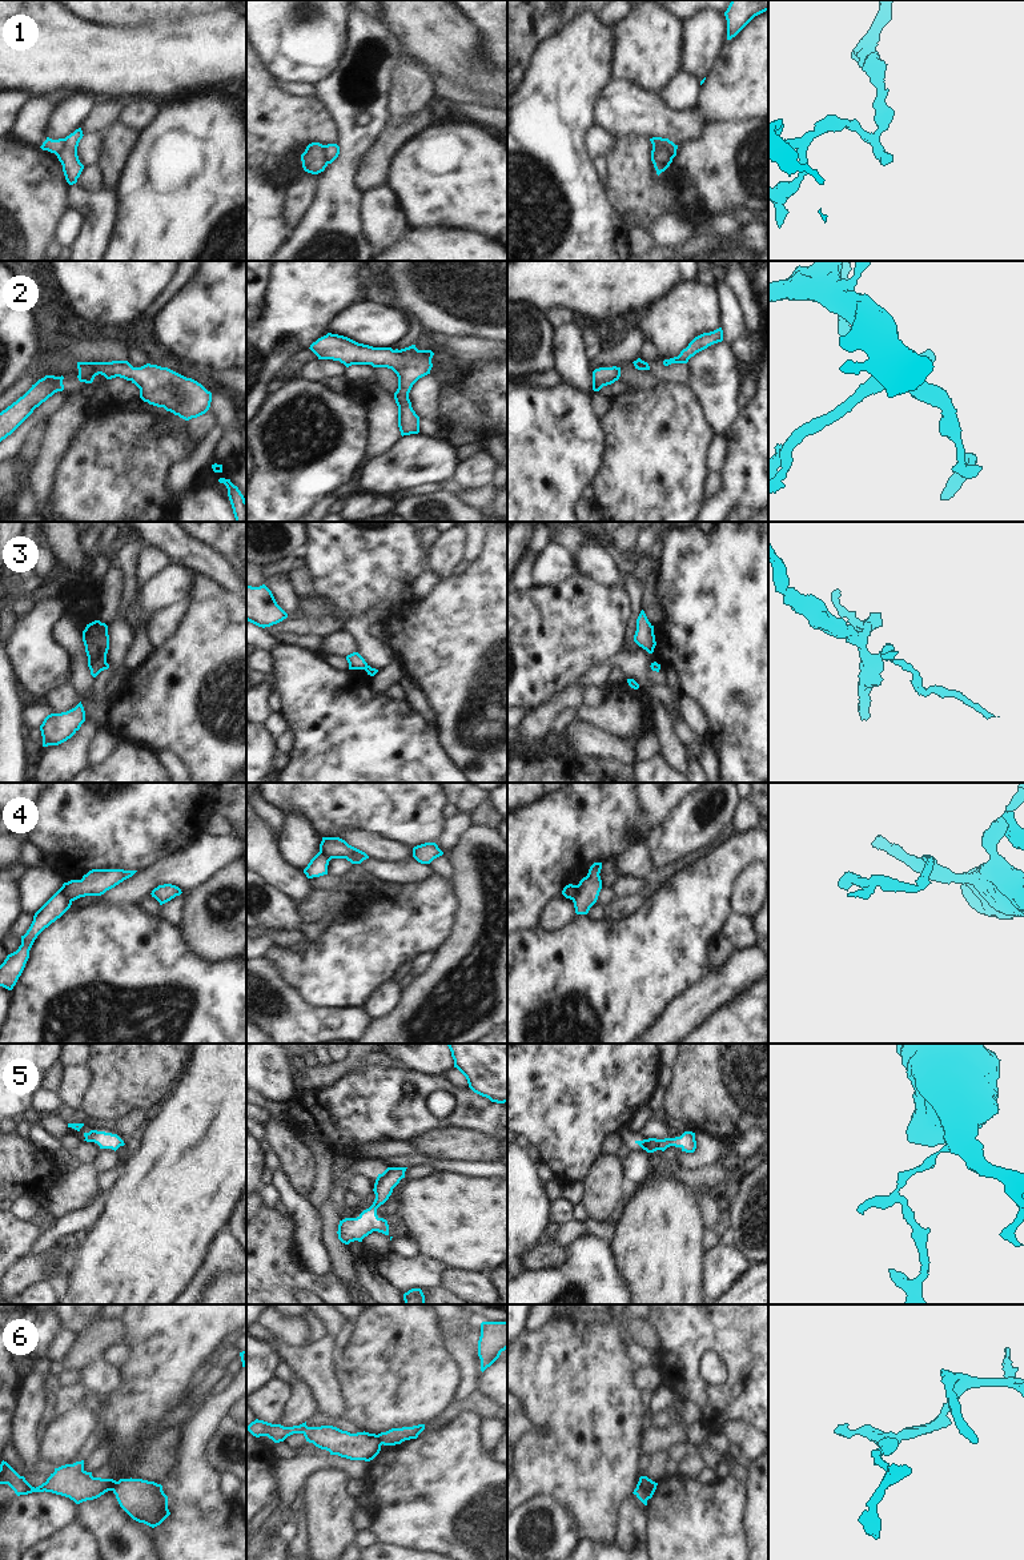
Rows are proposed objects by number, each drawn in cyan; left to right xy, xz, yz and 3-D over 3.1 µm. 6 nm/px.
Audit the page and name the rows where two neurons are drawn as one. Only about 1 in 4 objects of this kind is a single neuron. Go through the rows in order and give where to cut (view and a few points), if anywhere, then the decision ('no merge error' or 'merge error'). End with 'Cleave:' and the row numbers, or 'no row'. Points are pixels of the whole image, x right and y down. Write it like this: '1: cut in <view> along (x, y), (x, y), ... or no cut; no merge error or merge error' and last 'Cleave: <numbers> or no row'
1: cut in yz along (653, 145), (663, 145), (673, 157); merge error
2: no cut; no merge error
3: cut in xy along (107, 663), (103, 668); merge error
4: cut in xy along (63, 884), (63, 895), (71, 903); merge error
5: no cut; no merge error
6: cut in yz along (637, 1484), (647, 1499); merge error
Cleave: 1, 3, 4, 6

